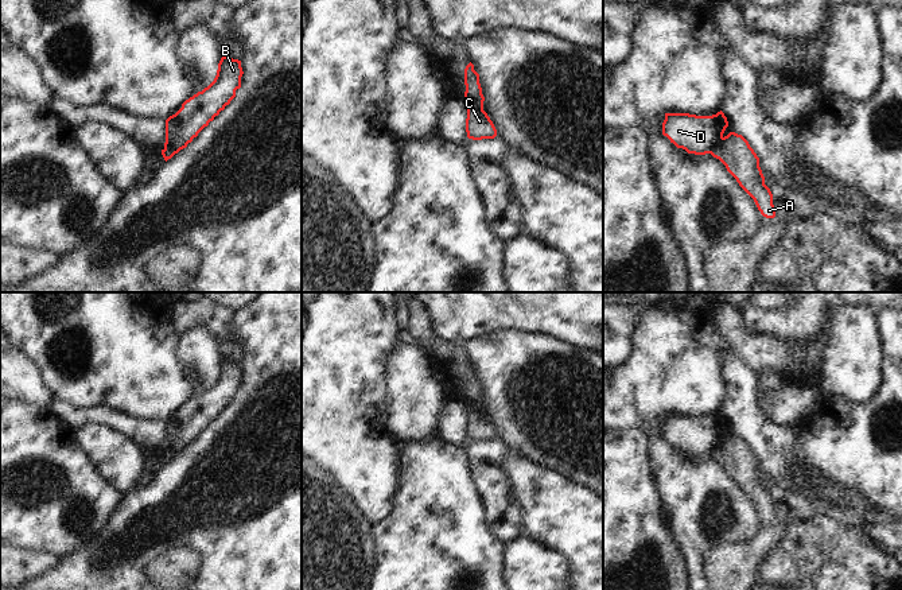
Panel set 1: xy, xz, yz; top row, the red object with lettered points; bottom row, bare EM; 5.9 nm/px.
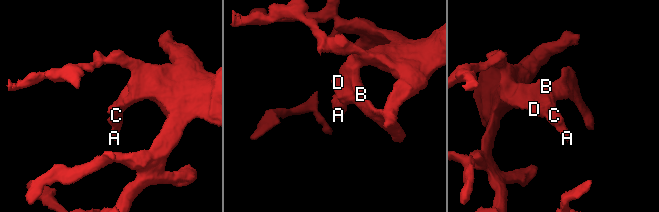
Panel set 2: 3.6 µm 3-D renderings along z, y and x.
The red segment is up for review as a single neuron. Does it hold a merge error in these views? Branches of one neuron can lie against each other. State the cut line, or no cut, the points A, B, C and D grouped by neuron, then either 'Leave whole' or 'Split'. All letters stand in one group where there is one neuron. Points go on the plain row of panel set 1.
Split along xz (466, 400), (473, 400), (482, 406). Groups: A C / B D. Split

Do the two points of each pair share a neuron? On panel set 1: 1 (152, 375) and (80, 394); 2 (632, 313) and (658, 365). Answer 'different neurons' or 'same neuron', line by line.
1: same neuron
2: different neurons

